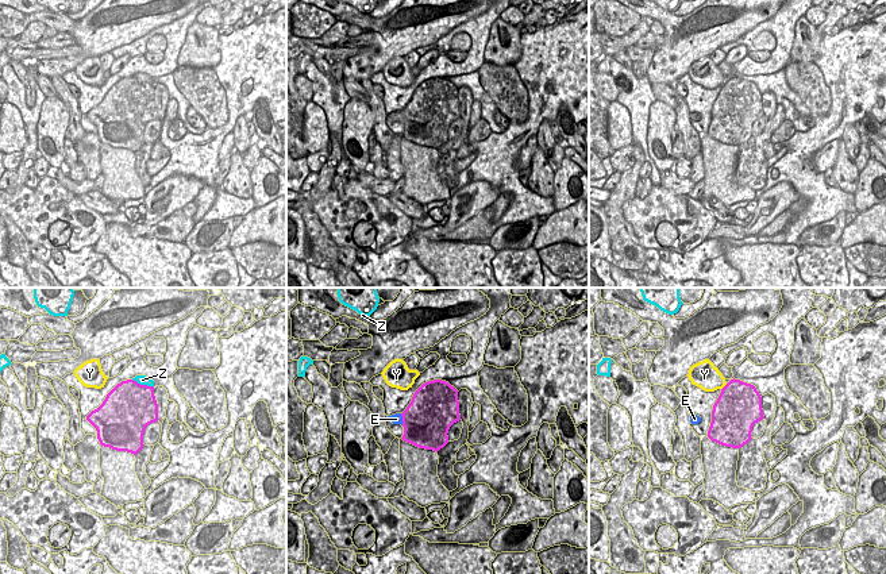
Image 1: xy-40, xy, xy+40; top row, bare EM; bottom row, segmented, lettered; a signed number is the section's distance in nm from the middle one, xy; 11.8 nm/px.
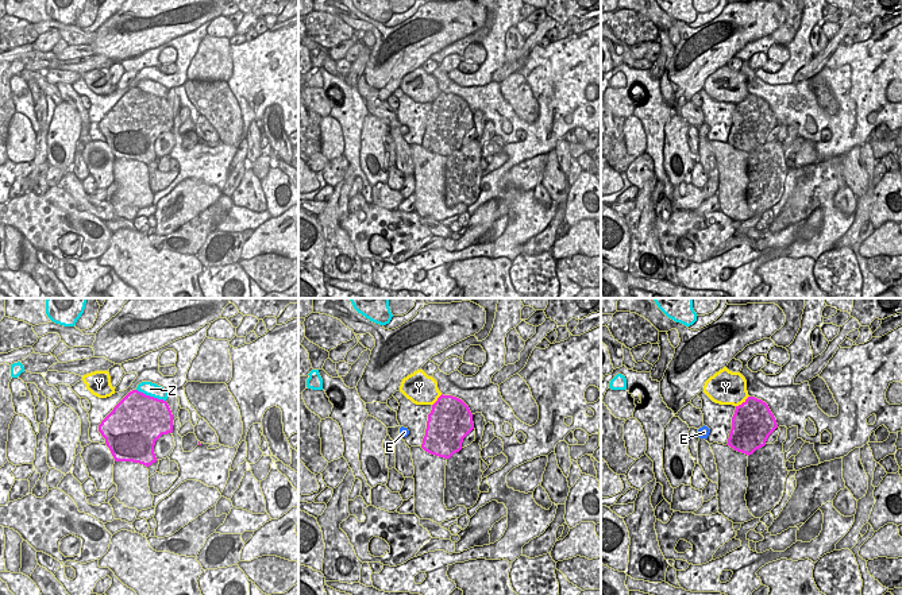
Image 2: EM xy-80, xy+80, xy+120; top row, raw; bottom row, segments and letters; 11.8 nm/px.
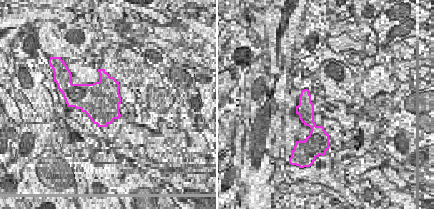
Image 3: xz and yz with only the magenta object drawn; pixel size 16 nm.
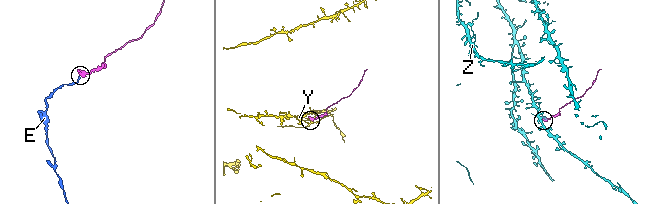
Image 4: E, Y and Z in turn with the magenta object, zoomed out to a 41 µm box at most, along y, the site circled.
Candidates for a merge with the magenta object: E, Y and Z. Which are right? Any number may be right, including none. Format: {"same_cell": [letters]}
{"same_cell": ["E"]}

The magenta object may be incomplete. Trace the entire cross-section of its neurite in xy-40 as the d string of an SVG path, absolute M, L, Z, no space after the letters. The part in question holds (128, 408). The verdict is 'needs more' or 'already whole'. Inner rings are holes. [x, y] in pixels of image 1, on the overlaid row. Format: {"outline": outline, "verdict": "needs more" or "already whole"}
{"outline": "M122 381L86 420L96 428L101 446L136 455L145 446L146 427L158 421L154 386Z", "verdict": "already whole"}

